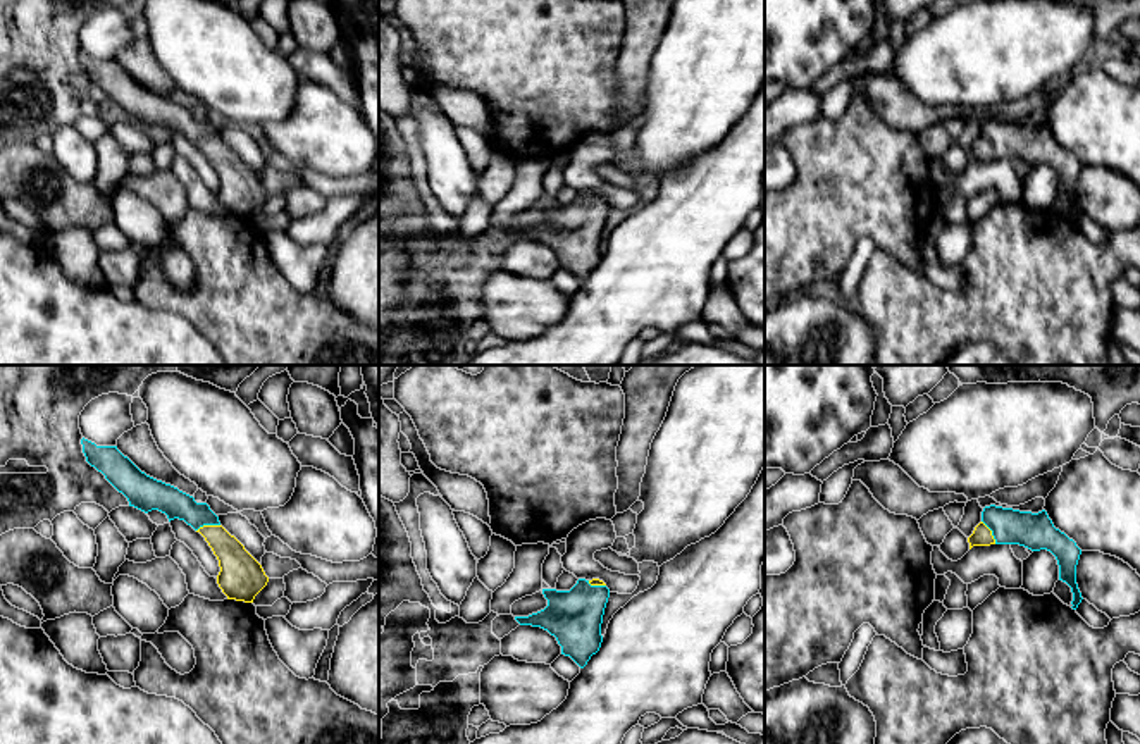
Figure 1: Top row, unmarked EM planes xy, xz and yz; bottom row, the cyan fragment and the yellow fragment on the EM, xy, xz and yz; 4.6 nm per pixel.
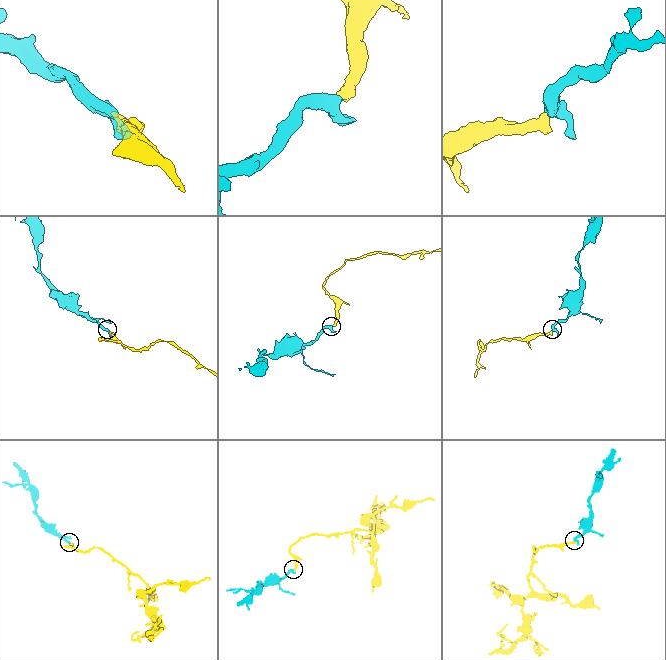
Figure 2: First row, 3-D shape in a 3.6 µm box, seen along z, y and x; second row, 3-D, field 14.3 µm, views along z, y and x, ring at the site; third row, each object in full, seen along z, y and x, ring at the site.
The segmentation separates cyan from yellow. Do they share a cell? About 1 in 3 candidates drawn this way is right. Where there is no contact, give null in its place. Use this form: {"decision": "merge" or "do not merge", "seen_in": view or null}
{"decision": "merge", "seen_in": "xy"}

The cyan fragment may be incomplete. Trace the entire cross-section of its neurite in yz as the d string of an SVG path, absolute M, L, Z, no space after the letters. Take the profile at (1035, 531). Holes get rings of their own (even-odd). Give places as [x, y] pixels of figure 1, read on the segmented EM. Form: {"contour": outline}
{"contour": "M995 505L985 506L982 522L975 527L968 542L970 549L973 546L1019 544L1032 551L1050 551L1059 565L1059 580L1071 587L1071 608L1076 610L1081 603L1083 598L1076 584L1076 565L1081 549L1054 527L1045 510L1032 513Z"}

